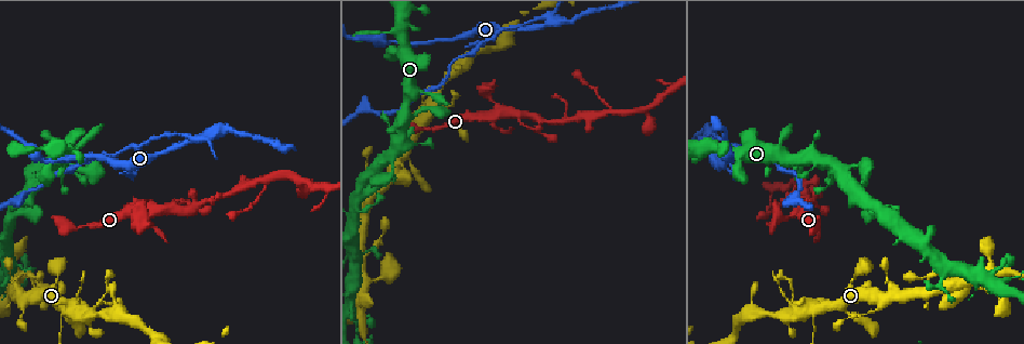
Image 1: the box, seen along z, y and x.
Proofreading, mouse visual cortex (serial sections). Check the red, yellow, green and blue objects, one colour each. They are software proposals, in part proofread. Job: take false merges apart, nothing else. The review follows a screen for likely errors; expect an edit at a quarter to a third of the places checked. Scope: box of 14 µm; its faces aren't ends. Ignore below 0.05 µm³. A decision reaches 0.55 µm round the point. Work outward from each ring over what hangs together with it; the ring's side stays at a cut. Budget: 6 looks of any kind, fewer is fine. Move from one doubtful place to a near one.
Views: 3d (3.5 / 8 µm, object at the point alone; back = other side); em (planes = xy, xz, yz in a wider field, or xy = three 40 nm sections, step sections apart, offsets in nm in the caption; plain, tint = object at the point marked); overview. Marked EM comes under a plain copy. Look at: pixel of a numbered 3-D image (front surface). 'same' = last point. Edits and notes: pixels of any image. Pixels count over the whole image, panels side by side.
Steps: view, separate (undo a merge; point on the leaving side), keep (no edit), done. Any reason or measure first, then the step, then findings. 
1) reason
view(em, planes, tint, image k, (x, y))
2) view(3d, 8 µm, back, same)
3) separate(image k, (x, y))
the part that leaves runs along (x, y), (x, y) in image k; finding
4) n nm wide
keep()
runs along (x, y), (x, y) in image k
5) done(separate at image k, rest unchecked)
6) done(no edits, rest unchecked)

three-way junction
view(3d, 8 µm, image 1, (174, 203))

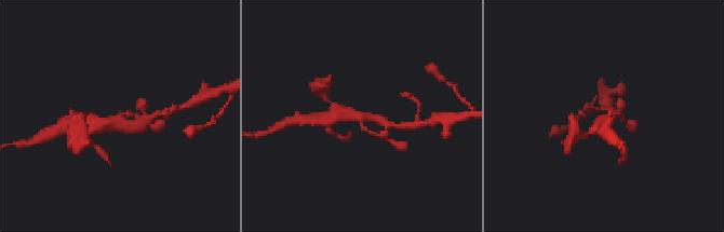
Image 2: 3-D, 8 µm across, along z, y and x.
3 arms; arms of 150, 350, 400 nm; shape alone is not enough
view(em, xy, step 5, tint, image 2, (119, 115))

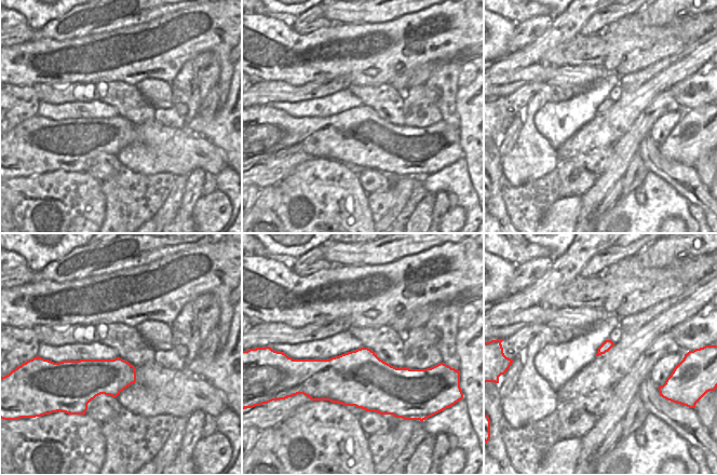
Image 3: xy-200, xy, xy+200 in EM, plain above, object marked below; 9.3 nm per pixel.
keep()
runs along (333, 117), (360, 117), (362, 126), (383, 137) in image 2; all the same cell

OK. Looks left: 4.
three-way junction
view(3d, 3.5 µm, image 1, (606, 110))

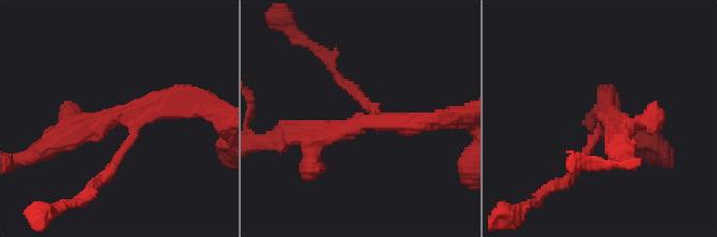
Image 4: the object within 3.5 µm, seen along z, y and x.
view(em, planes, tint, image 4, (125, 116))

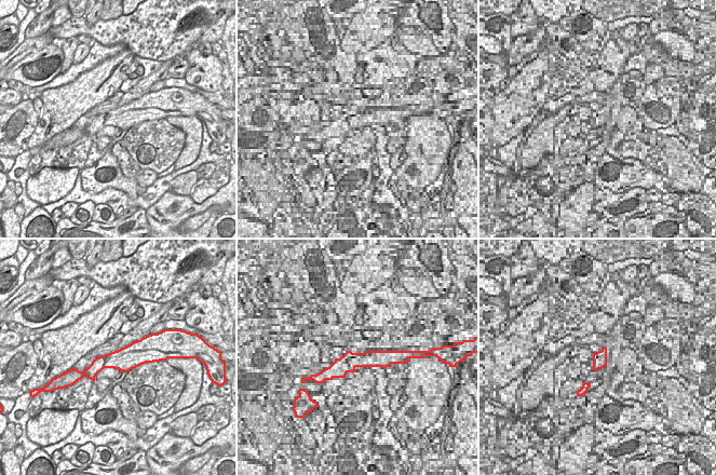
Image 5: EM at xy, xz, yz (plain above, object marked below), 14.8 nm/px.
view(em, xy, step 1, tint, same)

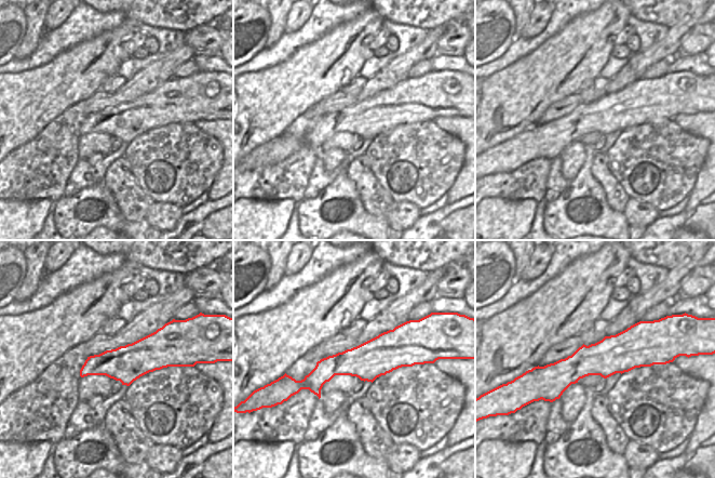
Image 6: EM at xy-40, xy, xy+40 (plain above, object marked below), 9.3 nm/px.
keep()
runs along (57, 142), (107, 118), (193, 102) in image 4; continuous, no second cell

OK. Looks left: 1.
sharp bend
view(3d, 3.5 µm, image 1, (943, 280))

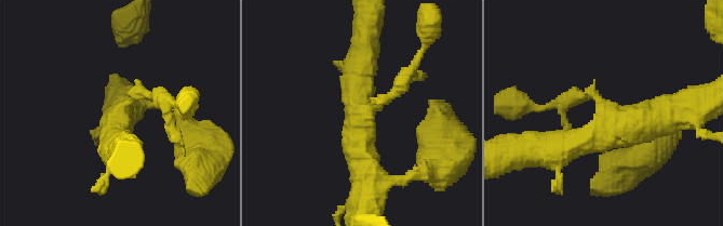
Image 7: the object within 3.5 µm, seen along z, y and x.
keep()
runs along (115, 146), (138, 93), (168, 103) in image 7; all the same cell

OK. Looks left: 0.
done(no edits, rest unchecked)

